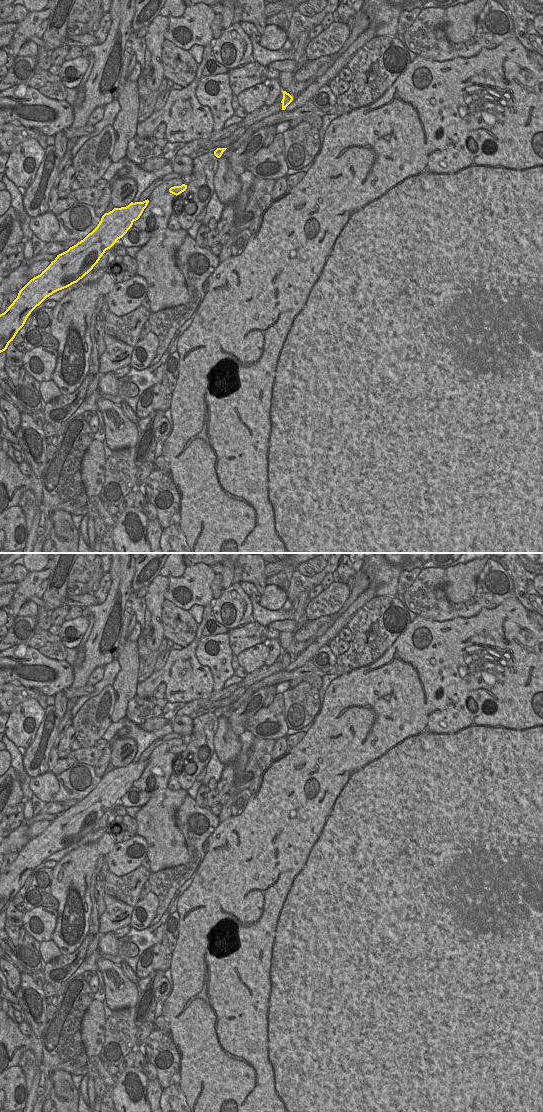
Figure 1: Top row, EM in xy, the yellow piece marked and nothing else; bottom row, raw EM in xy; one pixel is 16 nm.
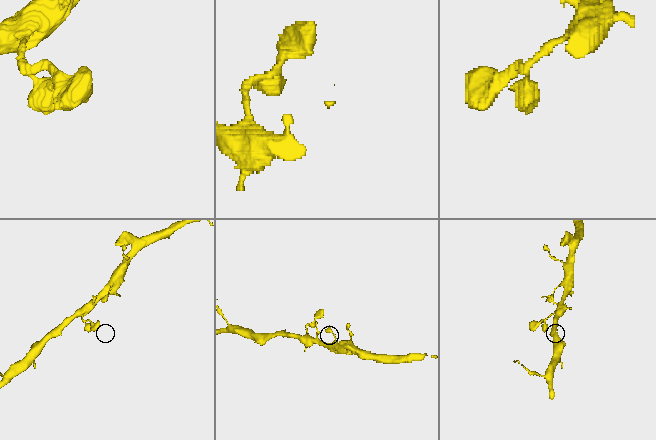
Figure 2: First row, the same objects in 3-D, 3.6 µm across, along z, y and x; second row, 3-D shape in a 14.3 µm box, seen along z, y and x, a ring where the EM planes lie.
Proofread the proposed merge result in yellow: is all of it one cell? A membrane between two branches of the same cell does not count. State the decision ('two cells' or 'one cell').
one cell

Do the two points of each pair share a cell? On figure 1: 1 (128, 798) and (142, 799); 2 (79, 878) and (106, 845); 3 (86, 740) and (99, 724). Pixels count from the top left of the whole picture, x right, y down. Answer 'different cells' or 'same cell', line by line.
1: same cell
2: same cell
3: same cell

